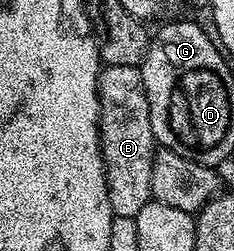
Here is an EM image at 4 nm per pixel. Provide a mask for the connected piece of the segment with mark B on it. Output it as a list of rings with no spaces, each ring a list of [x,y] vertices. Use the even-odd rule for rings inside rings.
[[[129,65],[104,66],[99,72],[99,151],[103,154],[103,172],[107,175],[107,196],[112,216],[134,219],[144,205],[152,202],[151,178],[156,150],[142,70]]]

